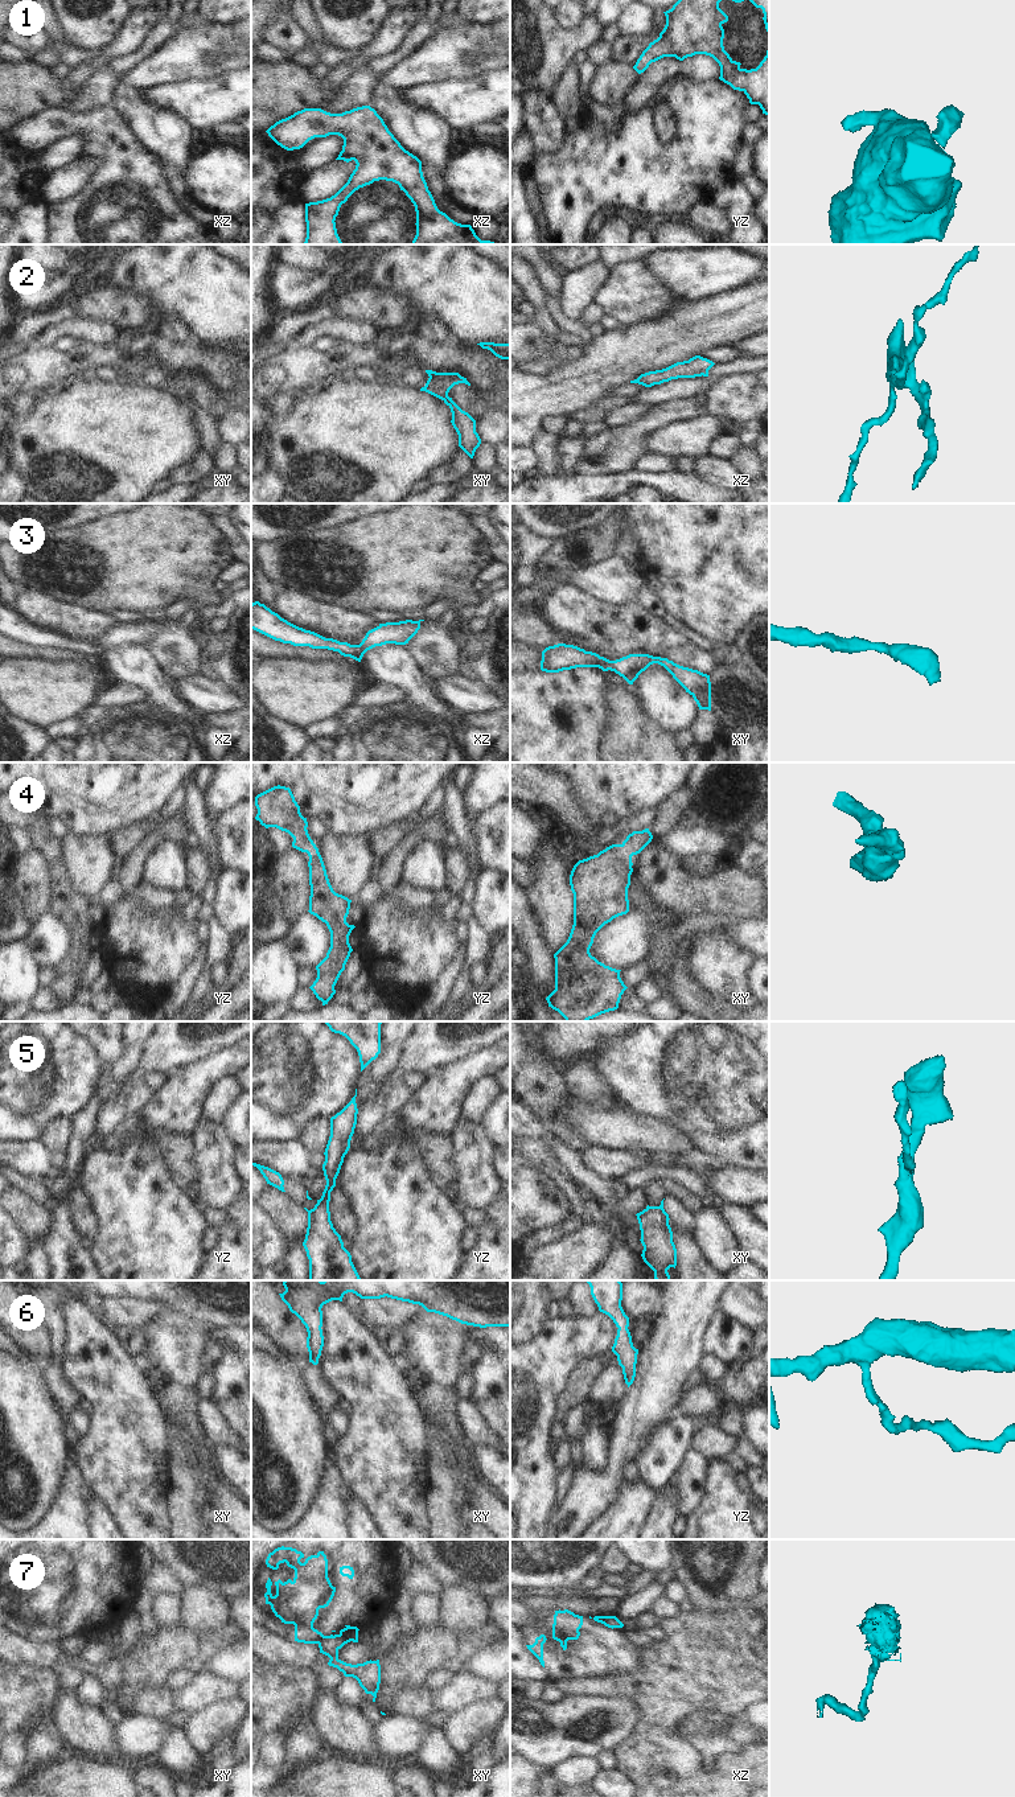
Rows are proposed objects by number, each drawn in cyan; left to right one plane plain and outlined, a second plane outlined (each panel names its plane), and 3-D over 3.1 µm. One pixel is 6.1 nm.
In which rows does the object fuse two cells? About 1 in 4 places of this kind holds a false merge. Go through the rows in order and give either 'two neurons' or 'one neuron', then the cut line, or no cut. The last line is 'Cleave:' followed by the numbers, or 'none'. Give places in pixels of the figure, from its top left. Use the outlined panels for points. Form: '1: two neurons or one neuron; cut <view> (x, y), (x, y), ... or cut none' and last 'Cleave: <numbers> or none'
1: one neuron; cut none
2: one neuron; cut none
3: one neuron; cut none
4: one neuron; cut none
5: two neurons; cut xy (660, 1205), (669, 1218)
6: one neuron; cut none
7: two neurons; cut xy (357, 1632), (340, 1635)
Cleave: 5, 7

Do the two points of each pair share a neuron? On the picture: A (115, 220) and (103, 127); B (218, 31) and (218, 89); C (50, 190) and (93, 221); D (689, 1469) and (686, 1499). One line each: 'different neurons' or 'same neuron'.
A: same neuron
B: different neurons
C: different neurons
D: same neuron

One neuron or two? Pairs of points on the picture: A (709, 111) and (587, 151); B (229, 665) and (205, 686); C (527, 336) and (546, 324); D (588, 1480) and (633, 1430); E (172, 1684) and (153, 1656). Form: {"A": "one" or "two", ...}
{"A": "one", "B": "two", "C": "two", "D": "one", "E": "two"}

